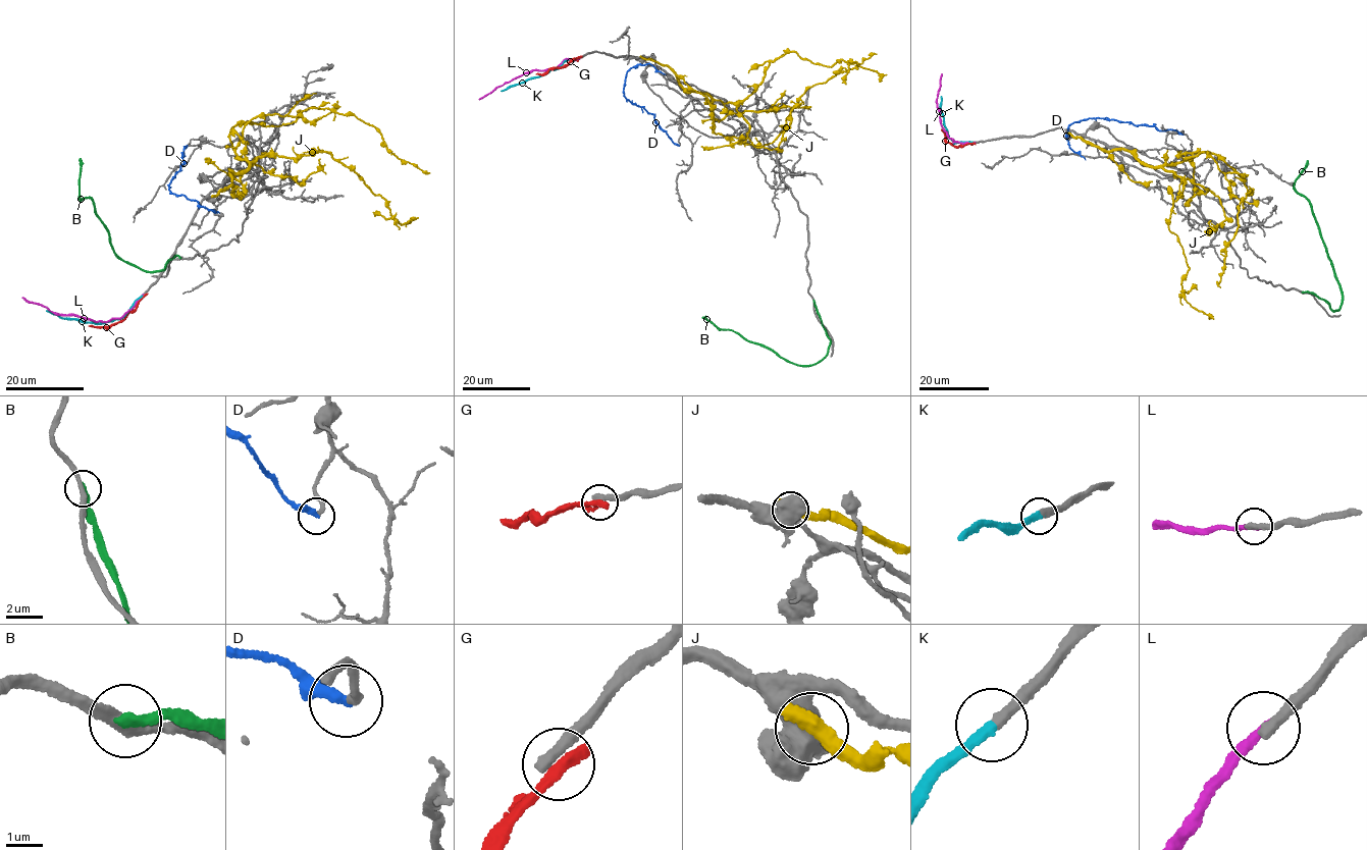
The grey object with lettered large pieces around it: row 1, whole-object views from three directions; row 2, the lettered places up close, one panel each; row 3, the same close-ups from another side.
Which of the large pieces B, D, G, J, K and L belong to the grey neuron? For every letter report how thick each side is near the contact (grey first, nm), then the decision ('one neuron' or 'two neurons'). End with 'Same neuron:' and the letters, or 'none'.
B: calibres 280 and 320 nm; two neurons
D: calibres 200 and 320 nm; two neurons
G: calibres 440 and 480 nm; two neurons
J: calibres 750 and 600 nm; two neurons
K: calibres 340 and 320 nm; one neuron
L: calibres 400 and 320 nm; two neurons
Same neuron: K

